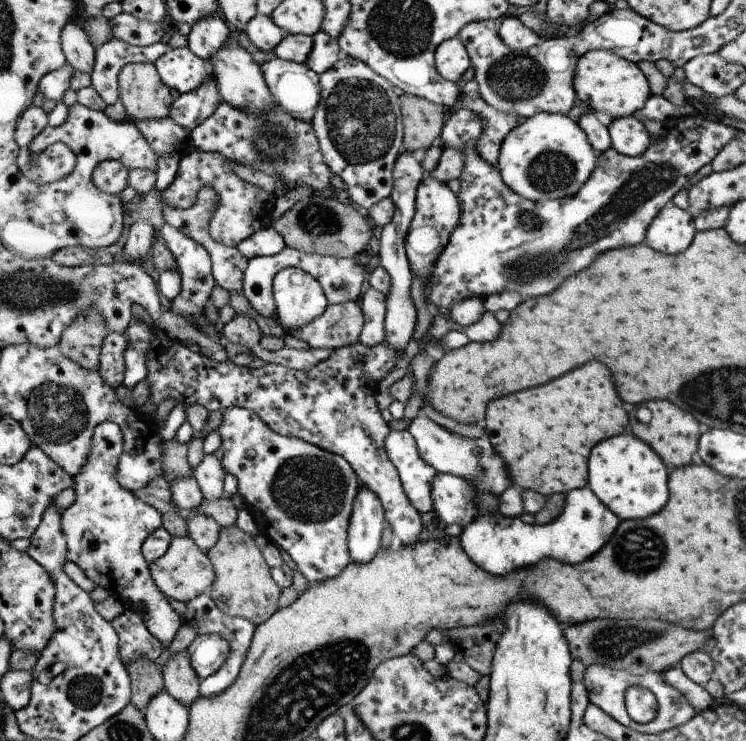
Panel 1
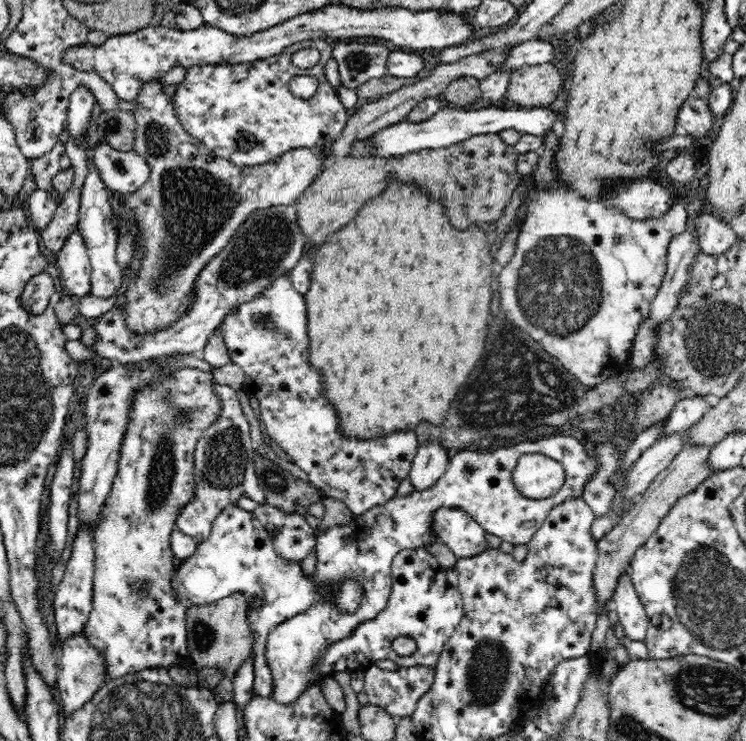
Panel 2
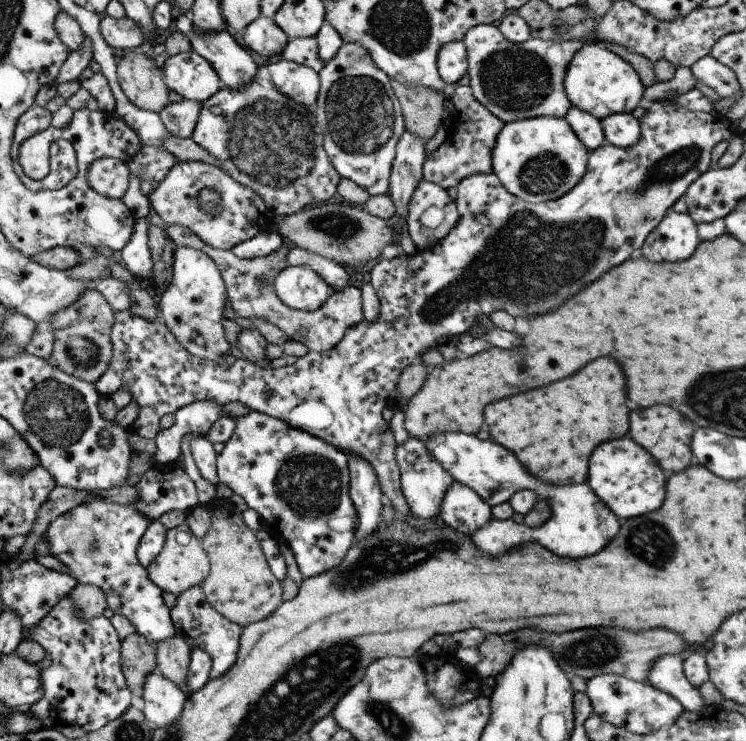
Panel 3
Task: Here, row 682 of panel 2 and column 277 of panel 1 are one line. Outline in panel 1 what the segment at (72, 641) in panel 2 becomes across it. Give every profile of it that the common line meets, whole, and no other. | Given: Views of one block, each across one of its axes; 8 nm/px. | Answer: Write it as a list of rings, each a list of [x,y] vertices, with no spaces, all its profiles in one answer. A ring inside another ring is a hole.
[[[274,58],[262,65],[267,86],[278,105],[294,118],[311,122],[320,100],[319,76],[306,63]]]

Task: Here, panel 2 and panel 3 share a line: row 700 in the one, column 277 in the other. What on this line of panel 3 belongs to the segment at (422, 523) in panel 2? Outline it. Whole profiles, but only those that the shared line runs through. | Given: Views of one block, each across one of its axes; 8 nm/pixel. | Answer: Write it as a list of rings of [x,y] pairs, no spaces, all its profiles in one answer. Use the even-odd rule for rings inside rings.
[[[288,266],[275,279],[277,295],[296,310],[318,310],[332,293],[331,286],[309,266]]]

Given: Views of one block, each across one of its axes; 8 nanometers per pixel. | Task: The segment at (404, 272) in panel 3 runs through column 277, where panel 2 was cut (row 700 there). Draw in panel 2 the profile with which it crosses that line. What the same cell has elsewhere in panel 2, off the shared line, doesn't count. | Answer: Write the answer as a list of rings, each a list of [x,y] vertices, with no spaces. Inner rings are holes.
[[[373,665],[364,671],[363,690],[368,704],[383,708],[395,718],[412,716],[420,697],[431,687],[435,677],[435,667],[398,667],[396,670],[383,670]]]

